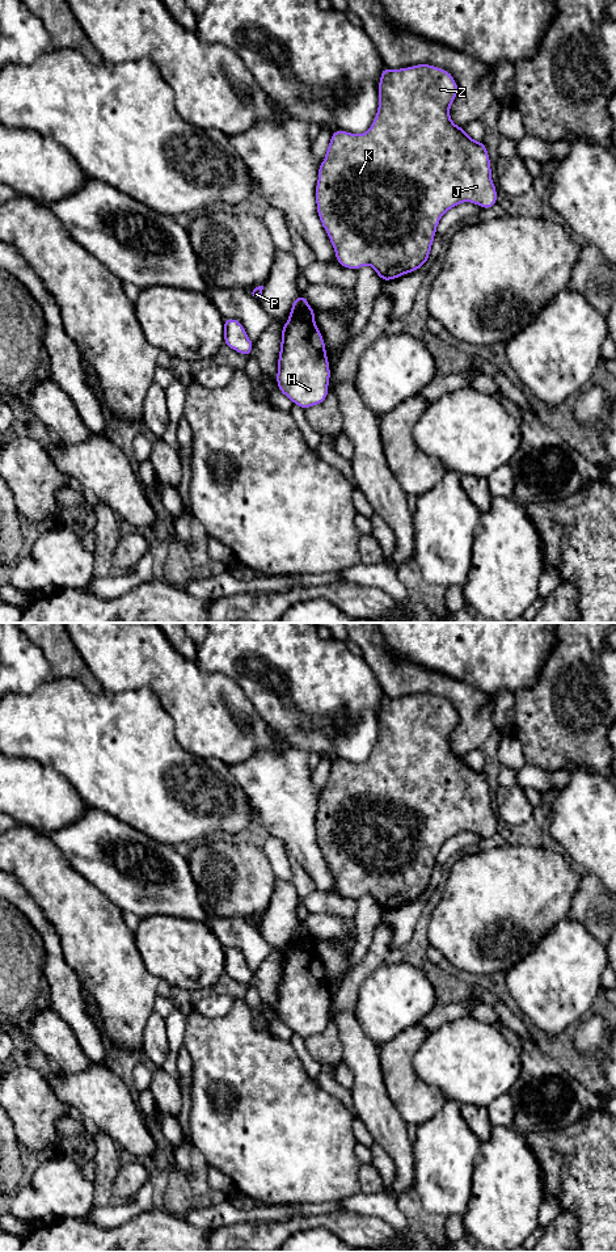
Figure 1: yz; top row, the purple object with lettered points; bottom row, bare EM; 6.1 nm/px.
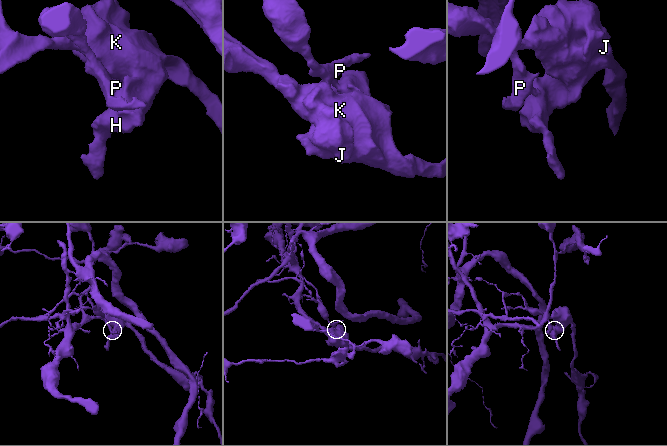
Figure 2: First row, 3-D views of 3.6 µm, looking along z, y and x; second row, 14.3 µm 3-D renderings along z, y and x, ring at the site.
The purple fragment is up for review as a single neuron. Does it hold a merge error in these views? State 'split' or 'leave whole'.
split

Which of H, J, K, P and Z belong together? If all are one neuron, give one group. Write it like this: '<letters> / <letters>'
H J K Z / P

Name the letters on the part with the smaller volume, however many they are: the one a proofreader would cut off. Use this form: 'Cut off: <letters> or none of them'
Cut off: P

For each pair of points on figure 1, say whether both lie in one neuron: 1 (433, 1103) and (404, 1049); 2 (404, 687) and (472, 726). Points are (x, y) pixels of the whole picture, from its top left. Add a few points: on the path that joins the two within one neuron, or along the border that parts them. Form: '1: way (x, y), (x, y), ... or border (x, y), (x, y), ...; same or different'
1: way (420, 1091), (404, 1075), (404, 1062); same
2: way (423, 684), (446, 687), (465, 707); same

